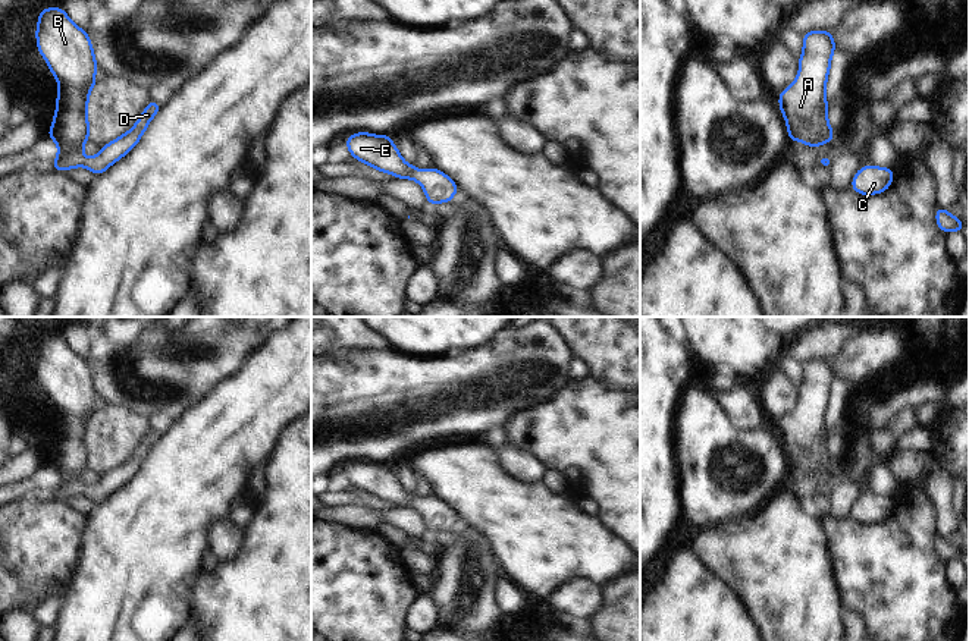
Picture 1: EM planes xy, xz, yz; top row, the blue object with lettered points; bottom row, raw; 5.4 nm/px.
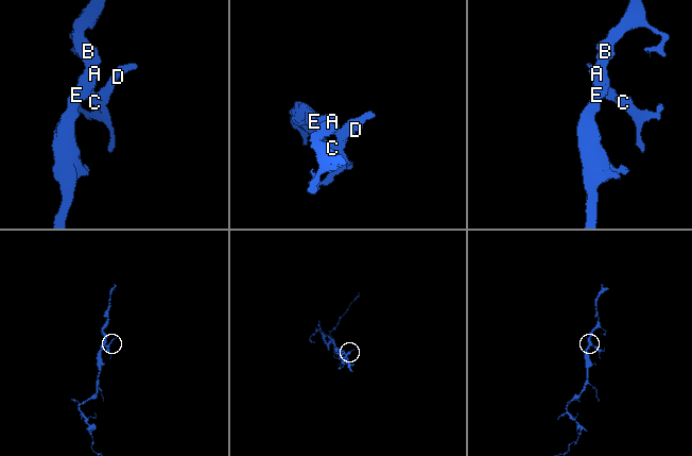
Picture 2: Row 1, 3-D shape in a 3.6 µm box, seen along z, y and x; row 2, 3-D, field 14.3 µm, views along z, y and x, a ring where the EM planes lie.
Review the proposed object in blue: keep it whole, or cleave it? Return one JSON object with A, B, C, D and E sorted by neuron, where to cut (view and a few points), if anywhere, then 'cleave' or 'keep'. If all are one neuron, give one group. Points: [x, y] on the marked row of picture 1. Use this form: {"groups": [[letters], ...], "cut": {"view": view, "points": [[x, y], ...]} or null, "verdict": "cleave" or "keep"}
{"groups": [["A", "B", "C", "D", "E"]], "cut": null, "verdict": "keep"}

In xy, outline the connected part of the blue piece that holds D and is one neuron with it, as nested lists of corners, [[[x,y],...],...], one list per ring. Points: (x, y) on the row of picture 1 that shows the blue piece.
[[[56,6],[40,10],[35,37],[37,50],[59,84],[59,95],[54,101],[57,109],[51,129],[46,132],[59,147],[53,160],[54,172],[84,166],[98,176],[139,142],[162,106],[151,98],[126,133],[101,147],[95,157],[87,158],[82,153],[84,144],[90,141],[87,107],[90,92],[97,84],[98,69],[90,35]]]

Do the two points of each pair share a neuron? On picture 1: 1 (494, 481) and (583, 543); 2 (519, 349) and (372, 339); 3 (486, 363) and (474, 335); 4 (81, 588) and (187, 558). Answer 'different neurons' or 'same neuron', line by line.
1: same neuron
2: different neurons
3: different neurons
4: same neuron

